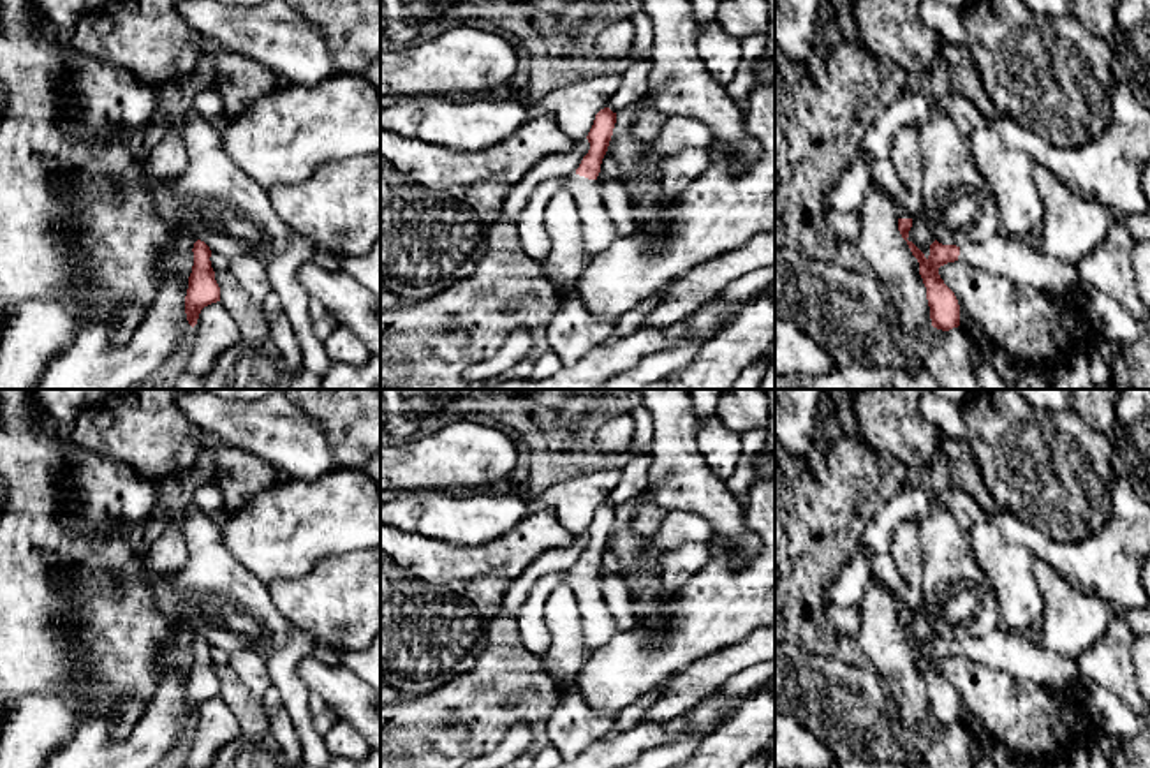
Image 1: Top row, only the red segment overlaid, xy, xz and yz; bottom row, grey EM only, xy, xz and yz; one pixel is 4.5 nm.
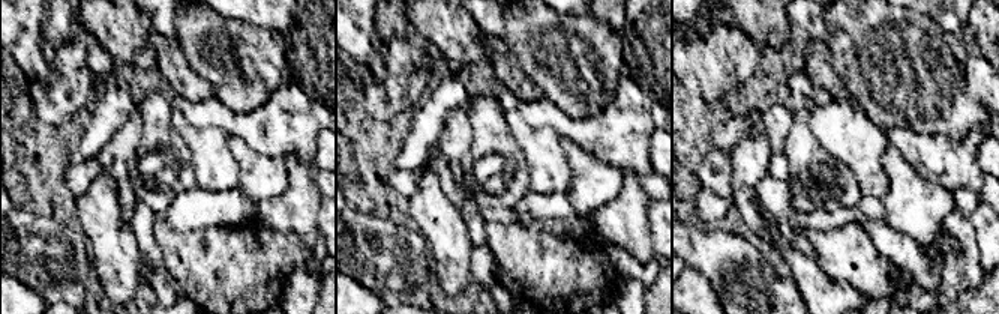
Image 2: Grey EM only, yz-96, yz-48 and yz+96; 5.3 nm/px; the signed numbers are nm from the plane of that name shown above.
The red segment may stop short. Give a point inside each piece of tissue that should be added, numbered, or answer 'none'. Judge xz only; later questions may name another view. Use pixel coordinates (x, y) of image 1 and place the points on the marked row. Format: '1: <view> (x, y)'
1: xz (599, 231)

